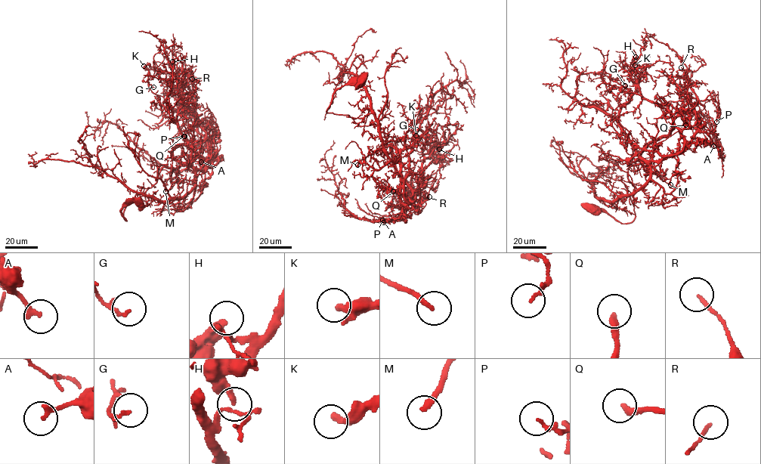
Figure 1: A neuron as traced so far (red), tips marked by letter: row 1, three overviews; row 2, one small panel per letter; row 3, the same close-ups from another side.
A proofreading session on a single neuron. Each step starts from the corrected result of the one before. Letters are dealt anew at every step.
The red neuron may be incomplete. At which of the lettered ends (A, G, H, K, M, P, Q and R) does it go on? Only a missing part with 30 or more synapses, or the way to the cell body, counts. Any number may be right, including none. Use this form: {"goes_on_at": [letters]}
{"goes_on_at": []}

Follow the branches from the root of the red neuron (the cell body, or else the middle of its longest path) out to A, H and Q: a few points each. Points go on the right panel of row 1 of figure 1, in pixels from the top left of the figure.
A: (589, 208), (629, 223), (635, 214), (629, 165), (666, 159), (690, 143), (713, 146)
H: (589, 208), (623, 224), (635, 218), (627, 172), (640, 159), (618, 117), (635, 91), (629, 66), (635, 57)
Q: (589, 208), (623, 224), (634, 220), (629, 165), (677, 154), (697, 130), (697, 117), (696, 127), (685, 125)

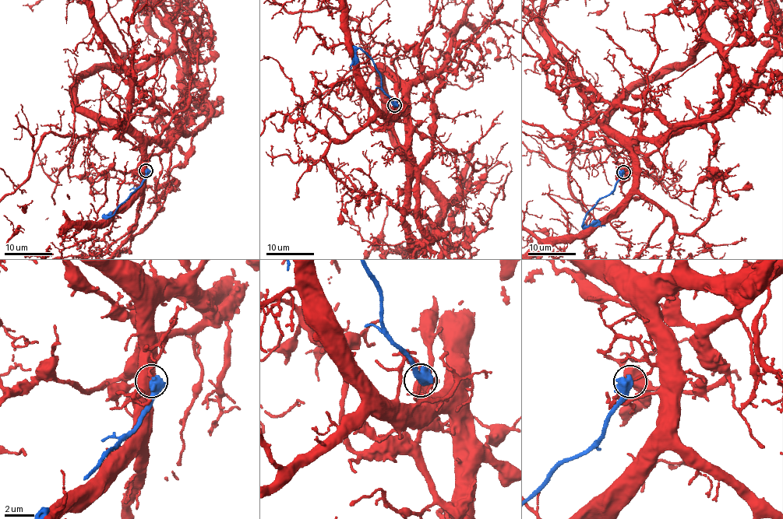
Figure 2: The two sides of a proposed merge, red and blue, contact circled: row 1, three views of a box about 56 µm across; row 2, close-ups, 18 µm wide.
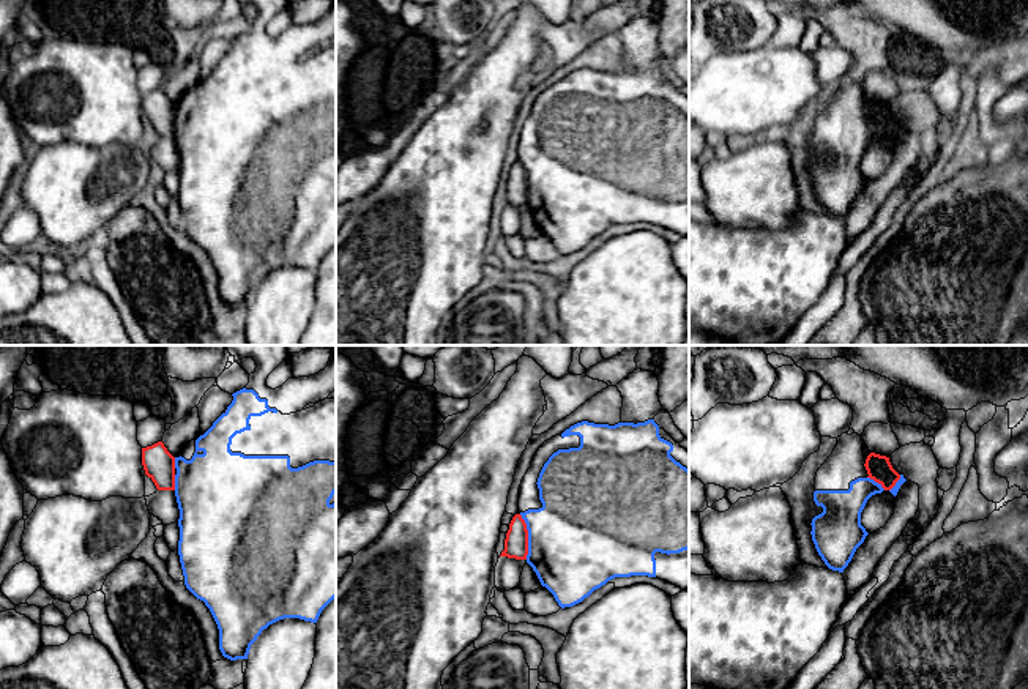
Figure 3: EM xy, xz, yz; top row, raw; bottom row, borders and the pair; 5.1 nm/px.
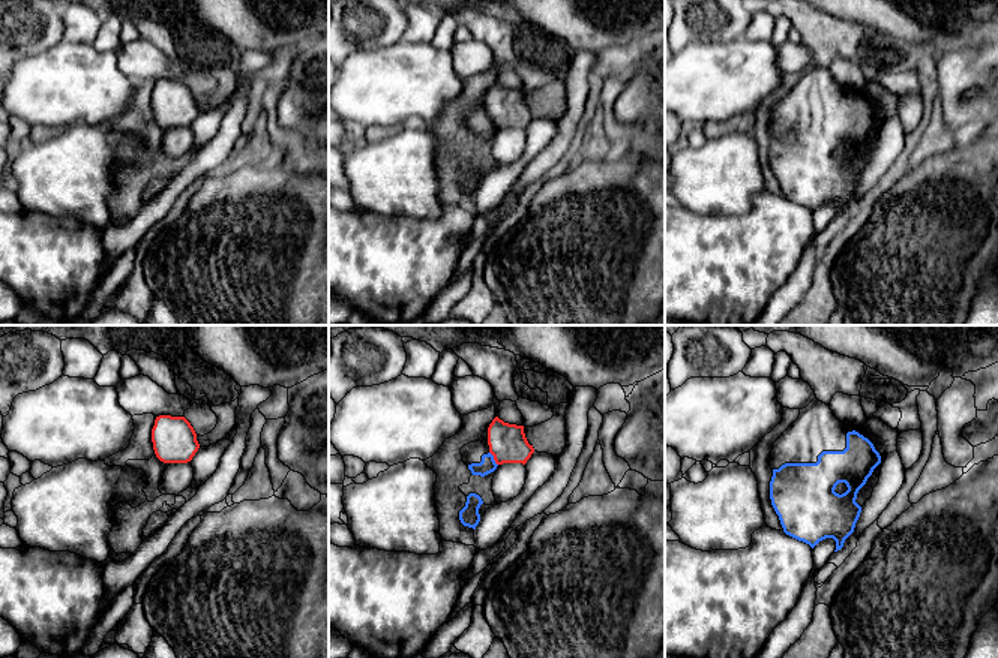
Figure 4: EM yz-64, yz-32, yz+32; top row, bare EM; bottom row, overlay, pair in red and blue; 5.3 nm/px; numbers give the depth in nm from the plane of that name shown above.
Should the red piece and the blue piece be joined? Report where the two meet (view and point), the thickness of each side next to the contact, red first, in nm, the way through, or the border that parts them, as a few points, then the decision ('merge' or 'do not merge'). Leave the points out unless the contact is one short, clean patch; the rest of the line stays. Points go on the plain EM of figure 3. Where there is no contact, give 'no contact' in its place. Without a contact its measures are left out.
xz (527, 183) | 130/500 nm | do not merge

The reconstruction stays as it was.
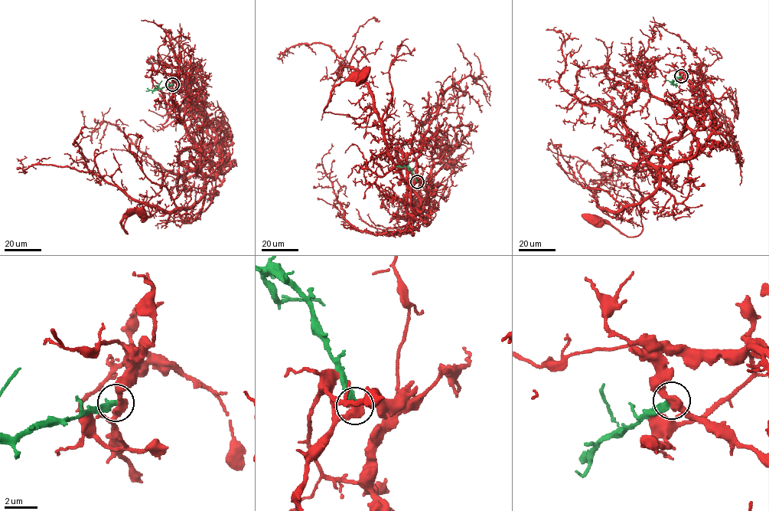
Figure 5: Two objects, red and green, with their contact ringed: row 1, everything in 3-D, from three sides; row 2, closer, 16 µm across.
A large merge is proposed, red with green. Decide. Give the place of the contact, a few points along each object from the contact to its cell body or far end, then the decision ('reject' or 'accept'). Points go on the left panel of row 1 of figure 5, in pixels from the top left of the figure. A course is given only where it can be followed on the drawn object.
at (172, 84); red runs (172, 84), (216, 138), (180, 152), (191, 171), (167, 175), (128, 216), (125, 233), (124, 218), (140, 213); green runs (172, 84), (151, 90), (148, 87); reject

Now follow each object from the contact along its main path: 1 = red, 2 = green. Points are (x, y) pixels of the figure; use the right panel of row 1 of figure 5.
1: (681, 76), (695, 82), (701, 101), (679, 135), (636, 171), (642, 231), (629, 237), (590, 219)
2: (681, 76), (672, 82), (676, 85), (678, 82)

